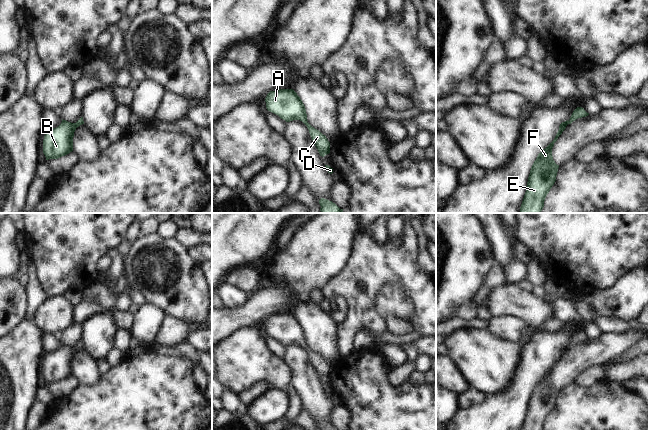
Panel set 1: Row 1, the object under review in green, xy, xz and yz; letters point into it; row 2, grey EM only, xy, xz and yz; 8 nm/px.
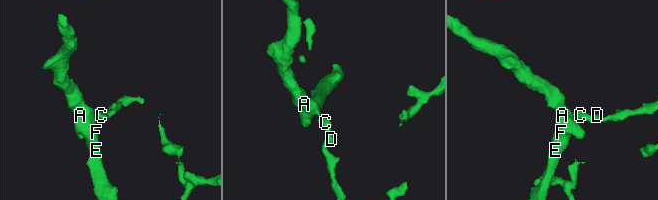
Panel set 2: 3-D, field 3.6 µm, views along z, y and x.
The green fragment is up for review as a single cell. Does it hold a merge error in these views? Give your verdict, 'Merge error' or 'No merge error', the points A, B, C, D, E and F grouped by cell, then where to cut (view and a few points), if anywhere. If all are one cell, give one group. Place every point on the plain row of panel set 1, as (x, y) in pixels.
No merge error. Groups: A B C D E F. No split

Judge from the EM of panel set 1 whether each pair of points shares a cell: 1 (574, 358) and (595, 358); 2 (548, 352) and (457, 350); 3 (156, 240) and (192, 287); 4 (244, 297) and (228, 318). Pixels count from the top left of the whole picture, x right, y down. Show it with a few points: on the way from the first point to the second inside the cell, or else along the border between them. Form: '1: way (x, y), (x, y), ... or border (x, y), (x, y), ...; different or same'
1: way (579, 358), (590, 358); same
2: border (524, 343), (521, 362), (516, 374); different
3: way (166, 250), (178, 262), (182, 275); same
4: border (251, 294), (244, 304), (236, 308), (226, 308); different

